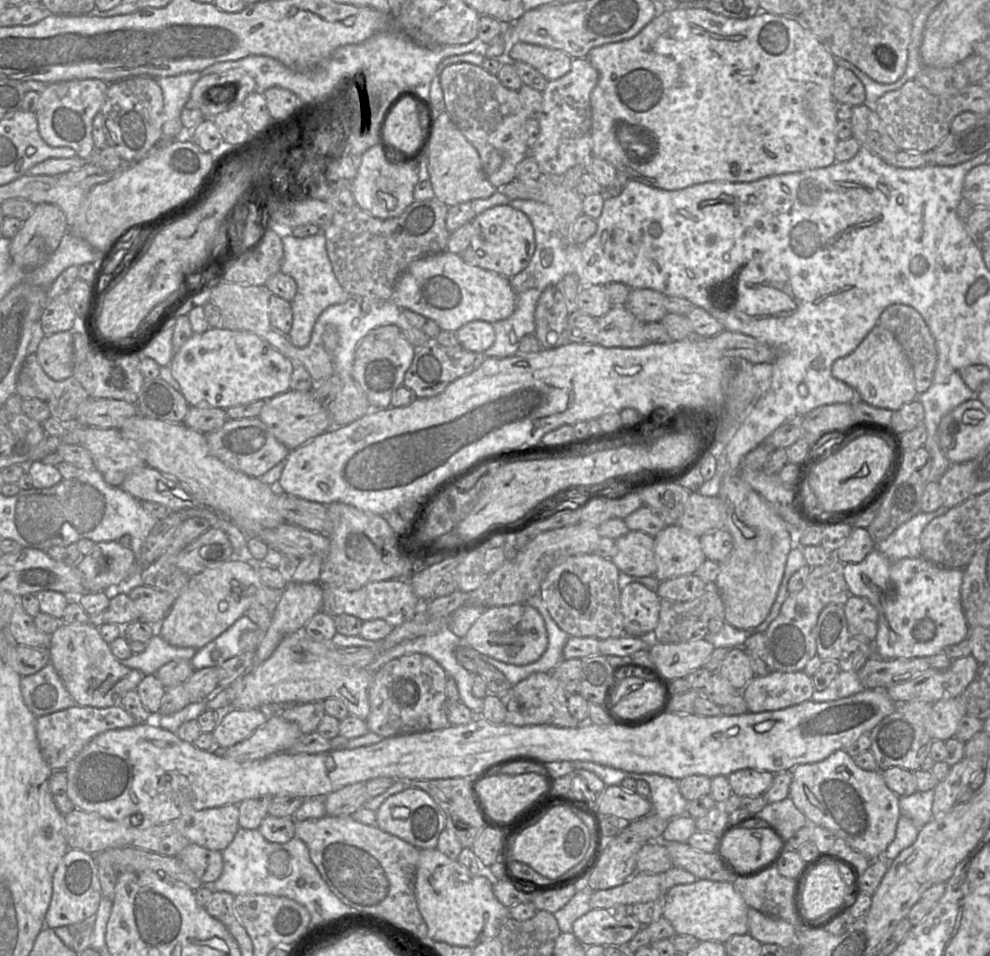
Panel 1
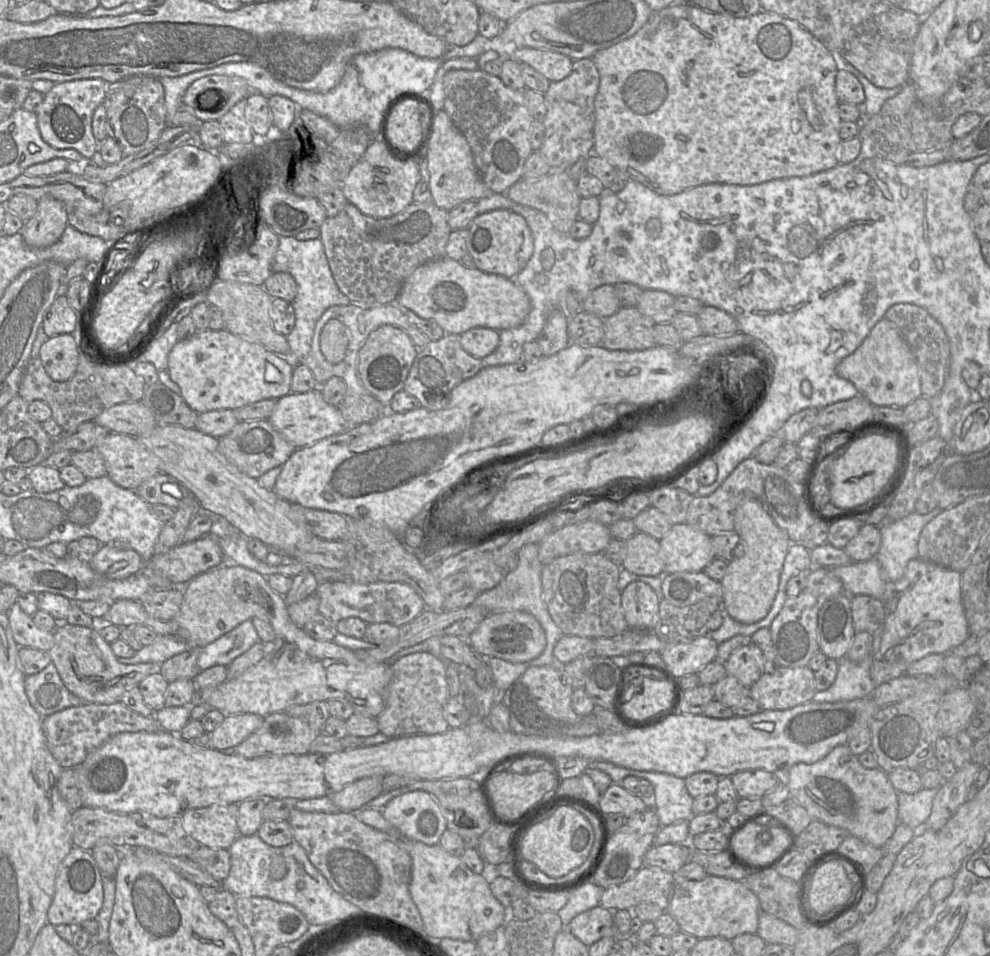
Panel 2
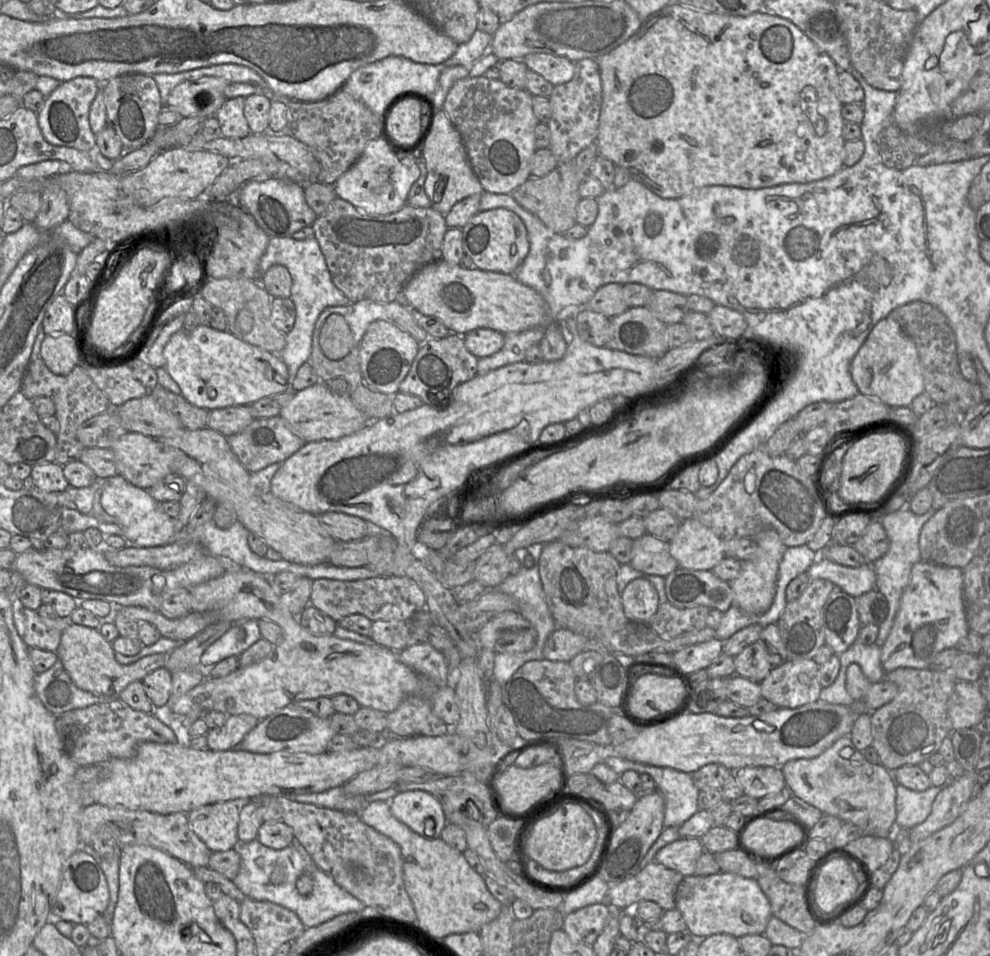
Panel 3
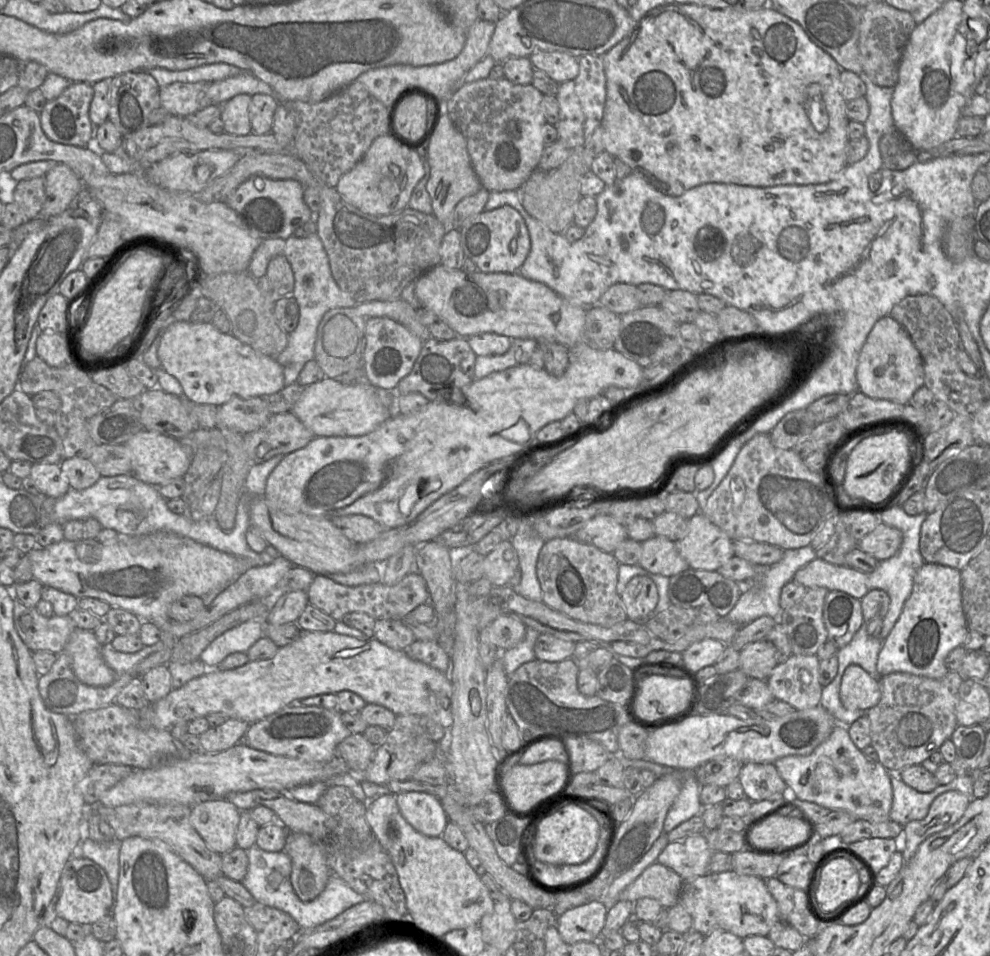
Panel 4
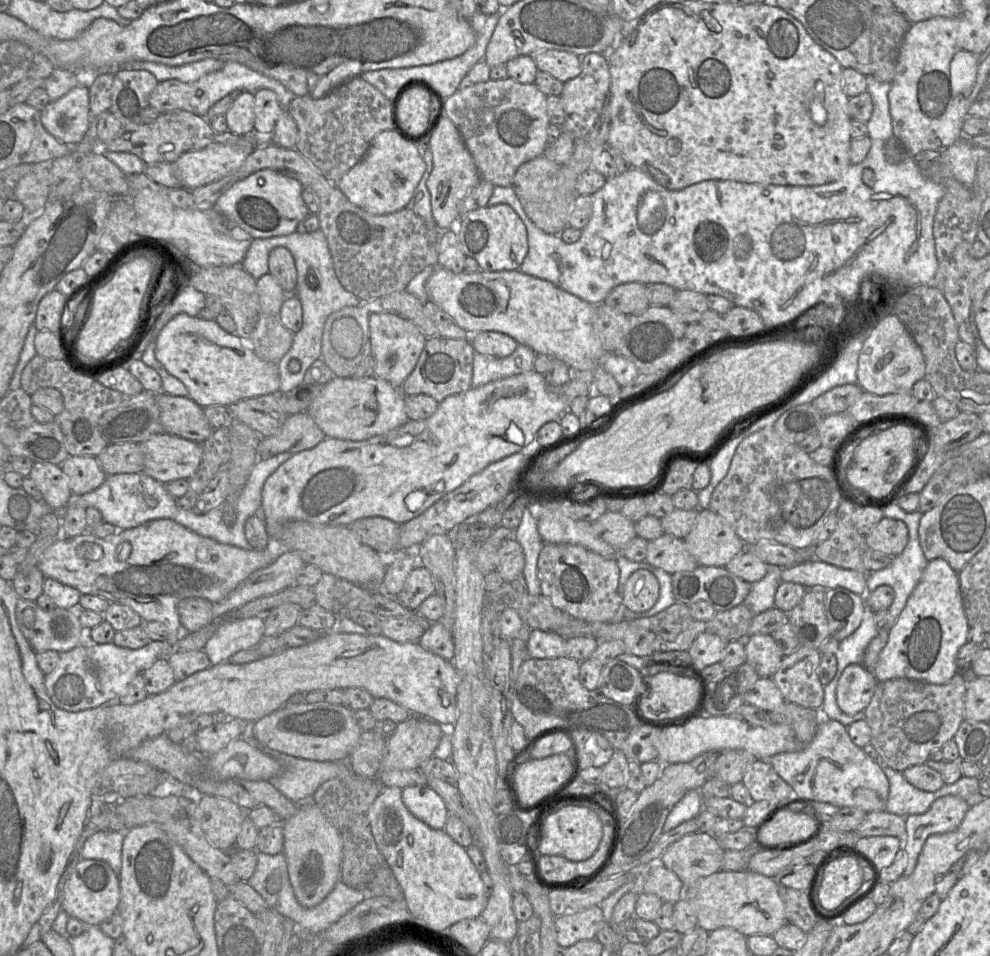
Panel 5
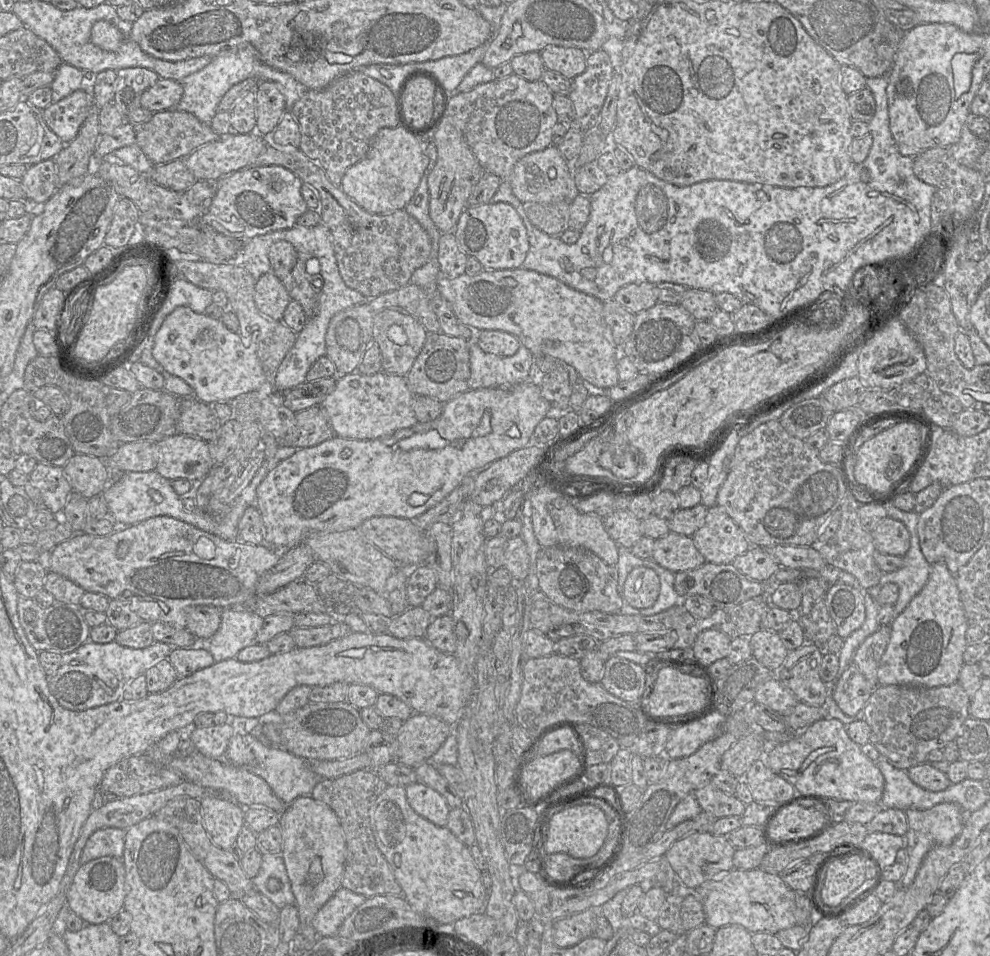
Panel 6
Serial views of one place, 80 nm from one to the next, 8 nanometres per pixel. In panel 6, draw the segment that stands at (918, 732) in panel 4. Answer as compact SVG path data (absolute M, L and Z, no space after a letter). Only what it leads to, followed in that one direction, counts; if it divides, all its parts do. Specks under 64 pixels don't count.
M958 683L951 685L938 686L933 688L926 688L921 686L907 686L907 685L878 685L869 697L866 705L863 708L865 718L864 721L869 726L869 742L881 754L881 758L884 758L892 766L907 771L909 768L918 764L927 762L927 756L932 750L943 750L944 747L951 741L955 741L962 731L964 721L970 717L969 715L970 697L967 695L963 687Z

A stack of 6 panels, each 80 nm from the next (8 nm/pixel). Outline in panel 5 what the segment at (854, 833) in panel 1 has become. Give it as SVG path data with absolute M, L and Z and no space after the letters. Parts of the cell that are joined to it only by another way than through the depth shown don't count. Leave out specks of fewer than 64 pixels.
M821 718L815 735L806 748L772 756L769 762L800 799L856 807L866 813L886 811L889 781L882 768L863 748L854 744L847 727L836 720Z

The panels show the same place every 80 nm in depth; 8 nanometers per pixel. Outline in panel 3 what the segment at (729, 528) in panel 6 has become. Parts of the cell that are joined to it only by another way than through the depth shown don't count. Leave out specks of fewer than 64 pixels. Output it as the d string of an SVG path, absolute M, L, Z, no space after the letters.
M694 517L681 522L669 550L678 567L692 570L711 571L725 557L723 539Z

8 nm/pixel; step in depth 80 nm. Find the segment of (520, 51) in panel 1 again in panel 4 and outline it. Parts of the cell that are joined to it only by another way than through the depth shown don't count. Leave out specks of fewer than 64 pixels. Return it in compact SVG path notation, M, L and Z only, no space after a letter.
M536 52L530 60L534 69L544 71L559 84L573 80L579 74L578 59L563 52Z

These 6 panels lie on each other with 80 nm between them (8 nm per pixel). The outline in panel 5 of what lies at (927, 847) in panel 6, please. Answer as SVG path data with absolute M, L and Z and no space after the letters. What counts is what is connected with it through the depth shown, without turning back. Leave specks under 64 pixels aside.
M946 795L935 800L925 813L905 817L907 865L903 876L909 876L913 873L927 838L933 834L956 830L969 807L963 798L956 795Z

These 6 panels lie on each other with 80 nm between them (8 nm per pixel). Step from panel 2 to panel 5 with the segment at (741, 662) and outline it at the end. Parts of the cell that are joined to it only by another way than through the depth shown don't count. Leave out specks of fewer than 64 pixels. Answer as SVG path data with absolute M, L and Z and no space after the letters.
M769 634L748 636L745 640L746 662L761 678L771 678L784 658L781 649Z

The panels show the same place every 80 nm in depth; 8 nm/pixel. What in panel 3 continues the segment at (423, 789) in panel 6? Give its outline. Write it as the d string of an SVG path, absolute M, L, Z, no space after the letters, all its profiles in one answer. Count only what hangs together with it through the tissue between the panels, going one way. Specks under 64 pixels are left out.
M422 790L399 792L389 800L392 815L426 839L436 839L447 824L442 806Z

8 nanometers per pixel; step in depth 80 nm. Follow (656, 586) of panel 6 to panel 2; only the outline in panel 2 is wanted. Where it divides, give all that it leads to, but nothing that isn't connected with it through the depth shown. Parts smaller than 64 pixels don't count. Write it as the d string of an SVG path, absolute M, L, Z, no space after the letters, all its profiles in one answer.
M642 581L628 584L621 592L621 605L628 628L653 630L659 599L650 585Z

